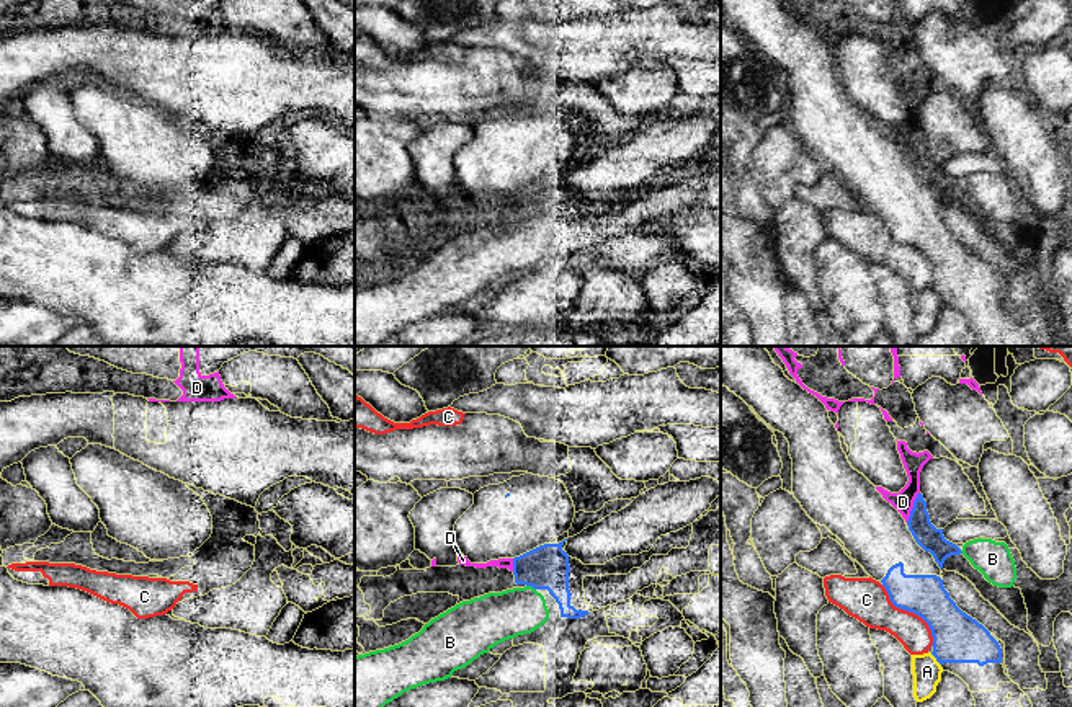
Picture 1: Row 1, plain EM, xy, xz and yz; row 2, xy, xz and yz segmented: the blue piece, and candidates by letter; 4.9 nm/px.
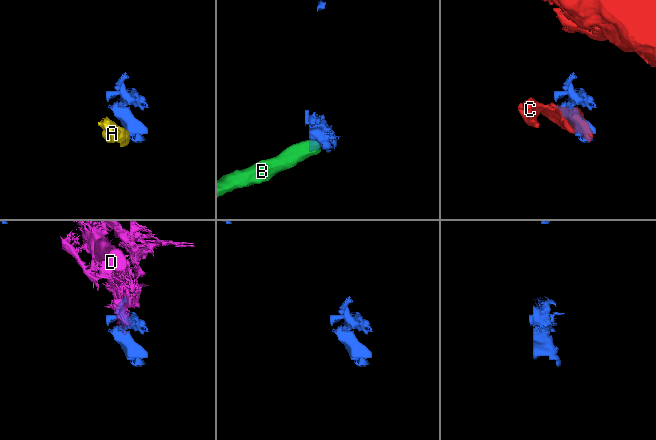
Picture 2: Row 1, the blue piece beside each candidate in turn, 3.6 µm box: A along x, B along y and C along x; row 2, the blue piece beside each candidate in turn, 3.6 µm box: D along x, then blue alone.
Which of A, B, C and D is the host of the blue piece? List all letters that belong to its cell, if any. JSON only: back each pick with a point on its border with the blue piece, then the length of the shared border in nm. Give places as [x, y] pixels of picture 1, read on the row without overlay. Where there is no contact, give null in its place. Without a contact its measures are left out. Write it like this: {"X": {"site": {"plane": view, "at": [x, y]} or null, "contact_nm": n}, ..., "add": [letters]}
{"add": []}

